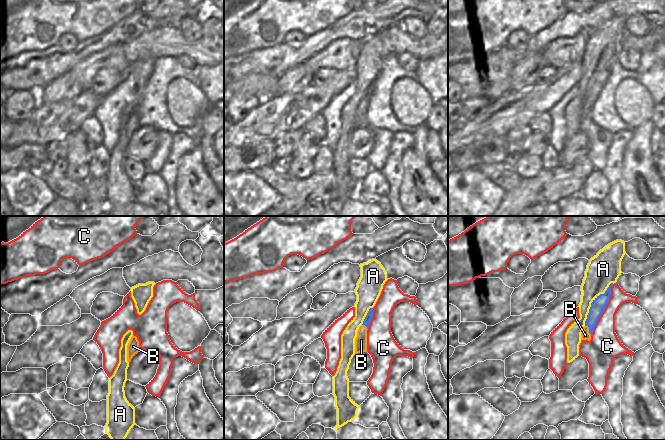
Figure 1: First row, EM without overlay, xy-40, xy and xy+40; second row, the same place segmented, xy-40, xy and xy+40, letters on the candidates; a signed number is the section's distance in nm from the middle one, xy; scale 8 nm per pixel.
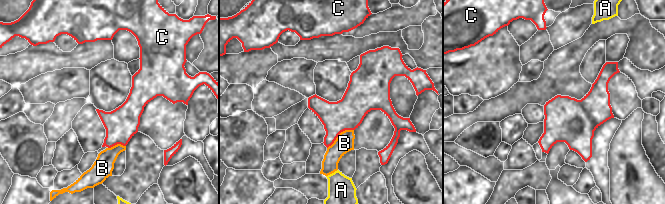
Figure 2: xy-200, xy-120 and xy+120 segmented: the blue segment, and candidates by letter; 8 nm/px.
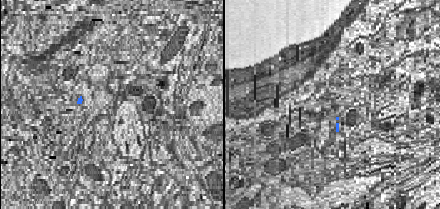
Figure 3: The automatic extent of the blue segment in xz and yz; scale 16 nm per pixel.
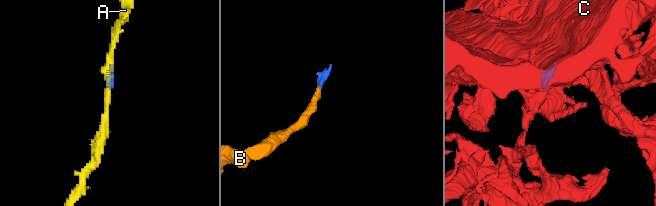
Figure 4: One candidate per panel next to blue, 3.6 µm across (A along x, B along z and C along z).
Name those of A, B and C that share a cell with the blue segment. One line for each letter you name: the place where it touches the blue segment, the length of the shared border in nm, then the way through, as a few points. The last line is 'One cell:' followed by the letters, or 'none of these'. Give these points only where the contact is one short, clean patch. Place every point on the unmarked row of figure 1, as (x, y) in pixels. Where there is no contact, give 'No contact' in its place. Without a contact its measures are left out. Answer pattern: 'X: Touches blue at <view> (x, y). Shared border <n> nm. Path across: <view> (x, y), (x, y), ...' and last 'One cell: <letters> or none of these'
B: Touches blue at xy+40 (589, 105). Shared border 90 nm
One cell: B.

